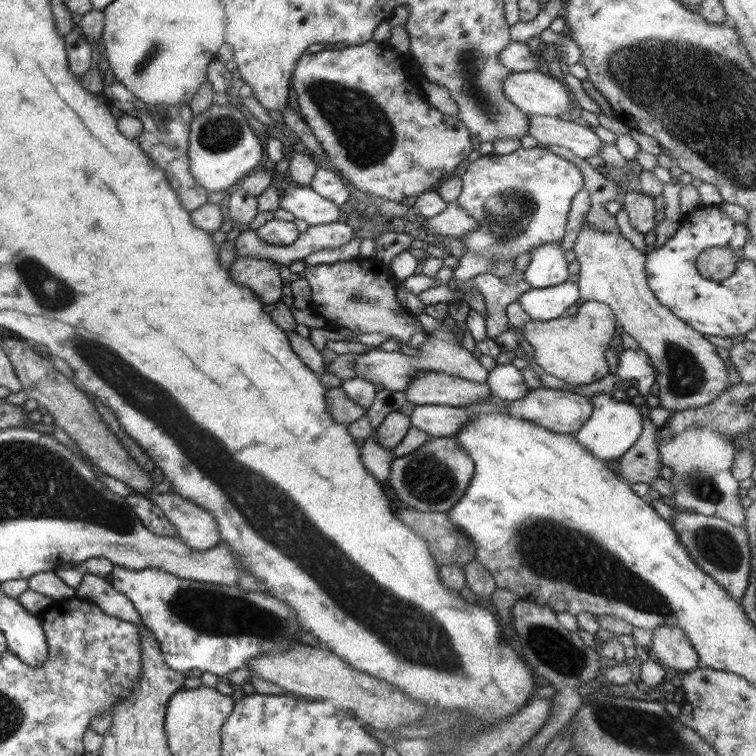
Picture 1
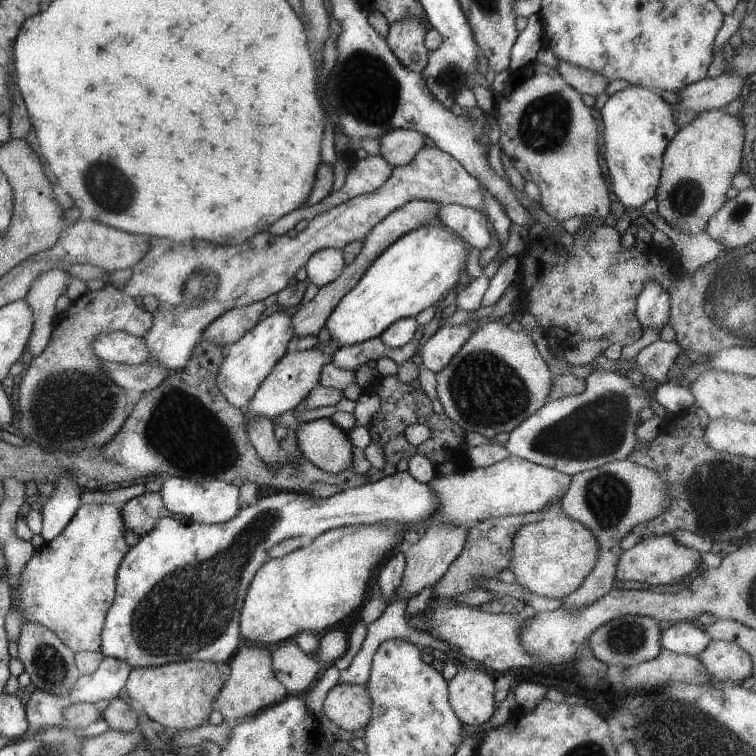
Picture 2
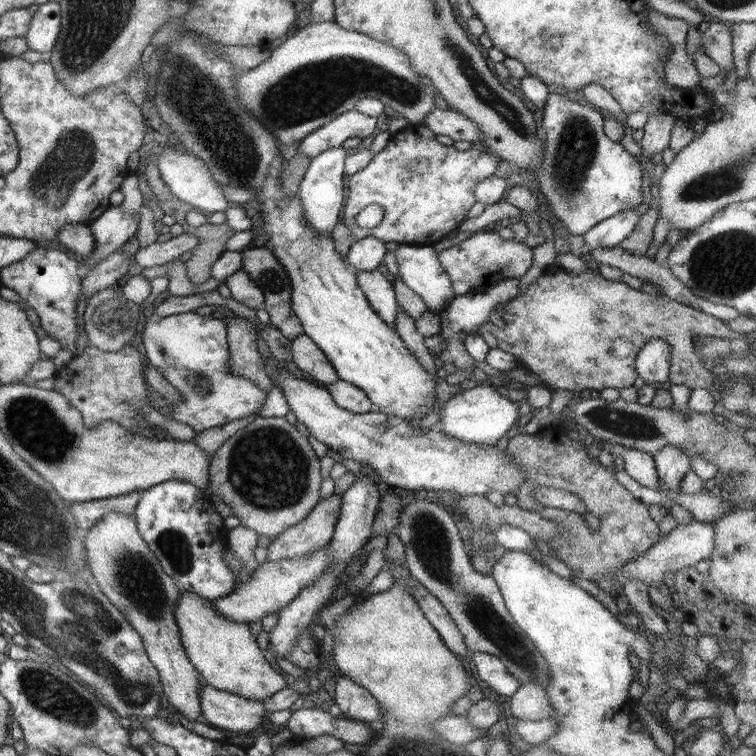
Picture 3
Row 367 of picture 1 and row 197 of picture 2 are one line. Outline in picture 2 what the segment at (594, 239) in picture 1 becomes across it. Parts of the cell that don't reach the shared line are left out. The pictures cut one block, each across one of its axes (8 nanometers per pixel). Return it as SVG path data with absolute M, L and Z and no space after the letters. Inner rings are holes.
M713 109L697 114L670 138L661 155L660 179L654 199L657 202L657 214L677 233L689 235L704 231L711 214L723 206L725 192L731 186L733 176L740 171L743 130L743 120L739 114L730 115L722 109Z

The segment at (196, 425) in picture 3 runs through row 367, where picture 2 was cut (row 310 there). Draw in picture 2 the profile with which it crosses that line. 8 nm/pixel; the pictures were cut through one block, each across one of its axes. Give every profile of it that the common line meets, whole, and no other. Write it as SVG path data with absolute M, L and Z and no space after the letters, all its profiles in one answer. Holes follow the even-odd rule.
M425 145L421 146L419 150L417 150L417 154L414 154L413 158L404 165L394 166L392 168L391 174L389 174L389 178L377 188L377 190L373 190L373 192L369 192L369 194L362 194L357 195L351 198L351 200L347 200L347 202L342 202L333 208L329 208L329 210L325 210L325 212L321 212L321 214L315 215L315 218L311 218L308 220L307 226L305 226L305 230L301 230L298 232L294 238L290 238L287 235L272 235L269 231L259 232L259 234L255 234L249 238L249 240L244 240L241 244L234 244L233 246L225 246L225 245L218 245L211 242L203 242L198 240L191 240L185 241L182 243L177 243L169 240L165 240L165 238L153 238L149 237L149 248L145 250L145 254L141 256L130 267L131 269L131 276L129 280L118 288L123 294L127 294L127 296L134 297L134 296L147 296L151 295L155 297L157 302L157 308L153 310L151 313L151 326L149 327L149 332L145 332L142 336L143 342L145 342L145 346L147 346L147 350L149 350L149 358L145 360L147 364L159 364L159 366L163 366L165 370L181 370L186 364L187 360L191 356L193 352L193 348L195 345L199 344L202 341L201 334L203 334L203 330L205 330L205 326L209 326L211 321L215 320L218 316L221 316L227 310L238 307L238 306L247 306L252 302L263 301L264 298L267 298L270 294L276 294L282 288L287 286L287 283L290 278L294 277L295 272L299 270L299 268L303 267L304 264L309 260L309 256L317 250L321 250L323 248L331 247L334 249L342 249L343 246L349 244L351 241L362 239L368 232L375 226L378 222L381 222L387 214L389 214L392 210L399 208L399 206L403 206L406 202L413 201L413 200L431 200L431 202L439 202L439 204L443 205L461 205L465 208L470 208L473 210L477 210L477 212L481 212L481 216L485 216L485 212L483 212L483 194L481 194L480 184L469 174L455 158L453 158L450 154L443 152L441 149L438 149L437 146L434 147L427 147Z

